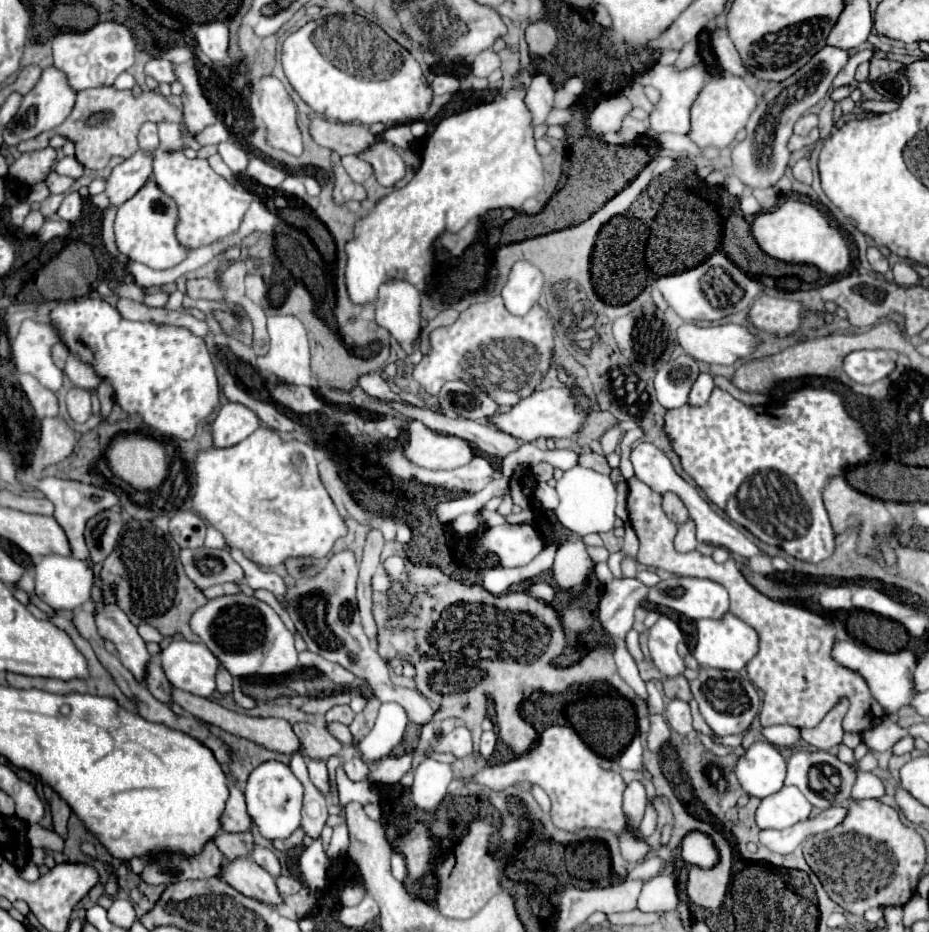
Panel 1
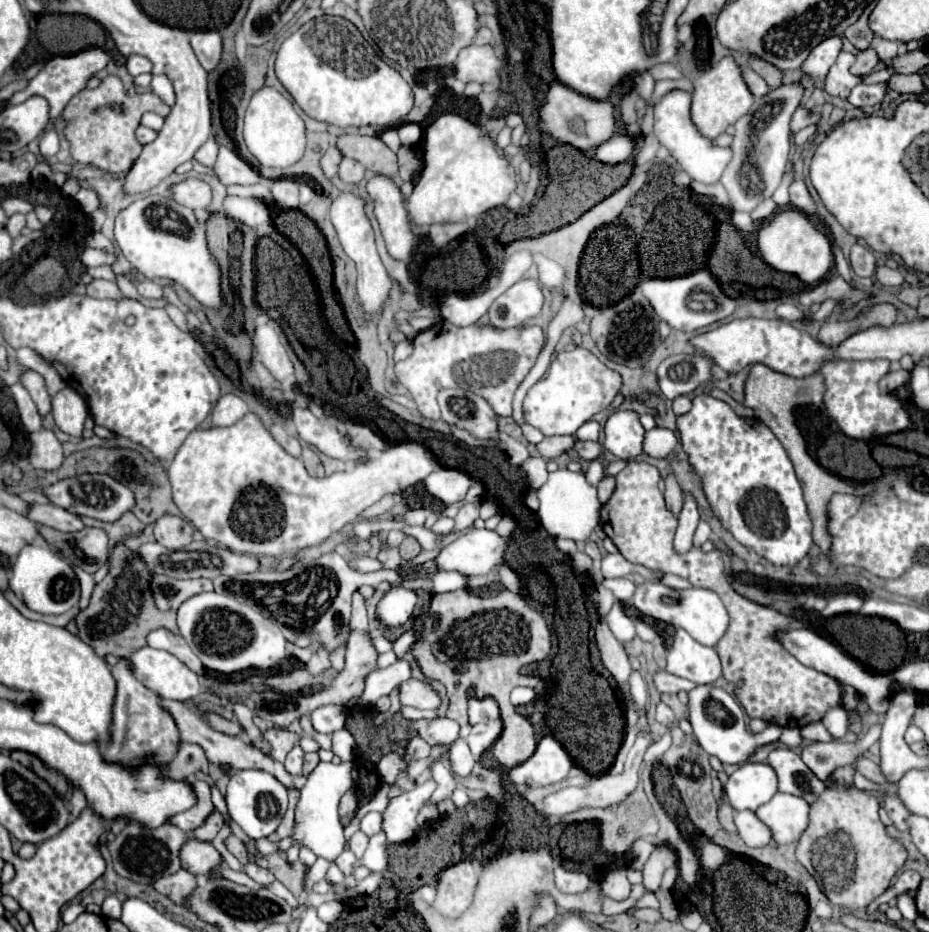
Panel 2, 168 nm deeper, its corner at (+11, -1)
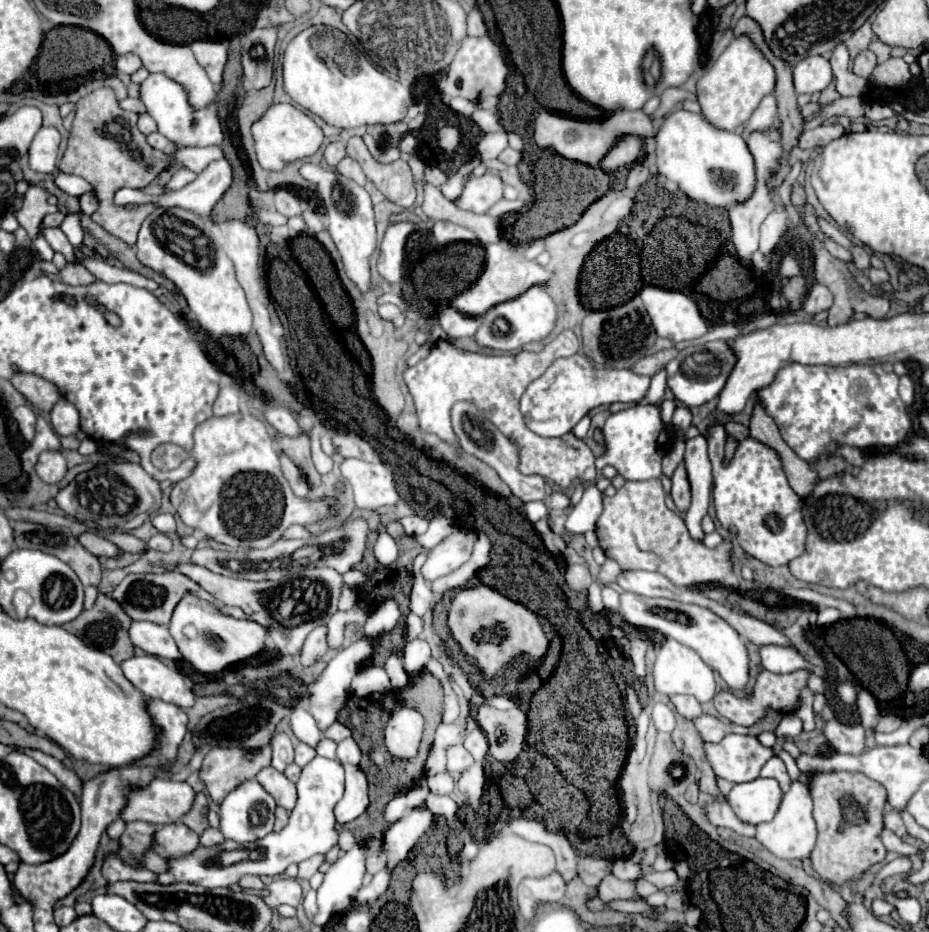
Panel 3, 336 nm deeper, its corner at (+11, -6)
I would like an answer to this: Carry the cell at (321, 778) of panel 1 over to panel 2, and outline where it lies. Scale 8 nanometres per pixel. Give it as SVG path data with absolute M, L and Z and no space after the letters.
M294 747L294 749L288 753L288 757L286 757L286 761L284 761L284 767L286 767L286 771L292 773L292 775L302 775L302 765L304 765L304 751L302 751L300 747Z

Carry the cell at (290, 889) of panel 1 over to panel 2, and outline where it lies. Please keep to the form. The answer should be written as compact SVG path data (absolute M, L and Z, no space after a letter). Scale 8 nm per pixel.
M248 863L248 865L246 865L246 873L248 873L248 877L252 877L256 883L260 883L260 885L264 885L264 887L268 887L268 885L274 883L274 875L272 875L268 869L258 867L256 863Z

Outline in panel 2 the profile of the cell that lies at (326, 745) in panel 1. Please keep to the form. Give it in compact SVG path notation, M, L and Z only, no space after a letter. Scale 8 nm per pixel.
M274 727L274 729L266 731L264 737L266 737L266 741L272 747L272 757L276 761L280 761L280 763L286 759L286 755L290 753L290 749L296 747L298 741L300 741L298 733L288 731L288 729L280 729L280 727Z

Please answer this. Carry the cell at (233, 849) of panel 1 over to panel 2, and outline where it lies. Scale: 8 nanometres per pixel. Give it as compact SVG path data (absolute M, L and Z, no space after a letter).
M214 811L214 813L204 821L204 827L198 827L198 829L194 831L194 837L196 837L198 841L212 841L222 827L224 827L224 819L222 819L222 815L220 815L218 811Z

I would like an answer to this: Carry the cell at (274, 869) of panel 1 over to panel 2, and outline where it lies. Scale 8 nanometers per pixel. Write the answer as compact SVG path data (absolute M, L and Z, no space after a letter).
M230 835L230 837L226 839L226 847L228 847L228 851L242 863L242 867L246 867L246 865L250 863L250 859L248 859L248 849L244 847L244 843L242 843L238 837Z

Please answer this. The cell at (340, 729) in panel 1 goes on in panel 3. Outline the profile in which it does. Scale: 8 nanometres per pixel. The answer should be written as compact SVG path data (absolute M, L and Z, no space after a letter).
M346 738L338 744L338 760L342 764L360 764L360 758L362 758L362 754L360 754L360 748L354 742L354 738Z

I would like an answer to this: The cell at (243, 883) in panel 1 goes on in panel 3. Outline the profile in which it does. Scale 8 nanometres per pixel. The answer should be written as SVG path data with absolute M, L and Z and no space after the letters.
M180 822L160 826L154 832L152 850L162 858L182 856L184 852L192 852L192 848L198 848L198 834Z

